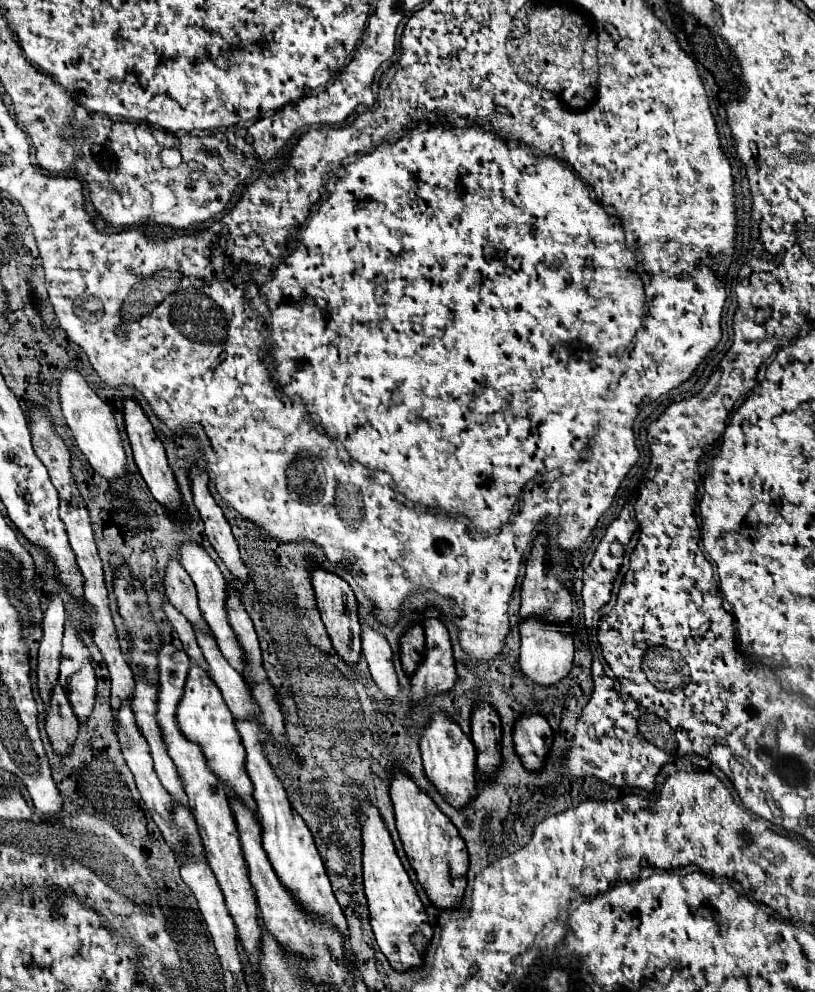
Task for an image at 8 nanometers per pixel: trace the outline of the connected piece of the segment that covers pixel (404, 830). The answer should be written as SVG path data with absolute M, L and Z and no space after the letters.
M399 769L393 771L391 799L395 805L397 831L399 831L403 849L427 897L437 909L459 909L465 887L467 887L469 857L467 857L467 847L459 837L455 825L435 807L431 797L419 791L419 787Z

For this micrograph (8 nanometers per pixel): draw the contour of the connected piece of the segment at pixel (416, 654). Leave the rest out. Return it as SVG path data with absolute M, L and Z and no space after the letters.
M415 625L401 639L401 663L403 663L403 671L409 677L421 665L423 653L425 653L425 633L421 625Z

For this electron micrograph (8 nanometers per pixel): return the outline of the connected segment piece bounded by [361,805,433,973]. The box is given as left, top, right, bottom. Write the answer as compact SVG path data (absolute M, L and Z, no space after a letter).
M373 805L365 807L365 811L361 813L361 823L363 823L363 879L365 879L365 895L369 901L371 929L375 933L375 939L377 939L383 955L387 957L389 965L395 971L405 973L409 969L423 965L423 957L411 943L411 935L421 933L427 941L431 941L433 927L427 919L425 907L419 899L407 871L403 869L403 865L395 853L395 845L389 837L389 831L385 829L383 819L381 819L379 811L375 811Z

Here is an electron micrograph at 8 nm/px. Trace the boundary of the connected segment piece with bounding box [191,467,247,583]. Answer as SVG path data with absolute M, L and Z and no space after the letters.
M191 467L191 489L193 489L193 499L195 505L201 513L201 519L205 523L205 535L209 539L209 543L213 545L213 549L217 551L219 559L227 565L227 569L241 581L247 583L247 567L243 565L241 557L239 557L239 547L237 541L231 533L231 527L227 523L227 519L223 517L223 511L219 509L219 505L213 501L209 489L207 489L207 473Z

